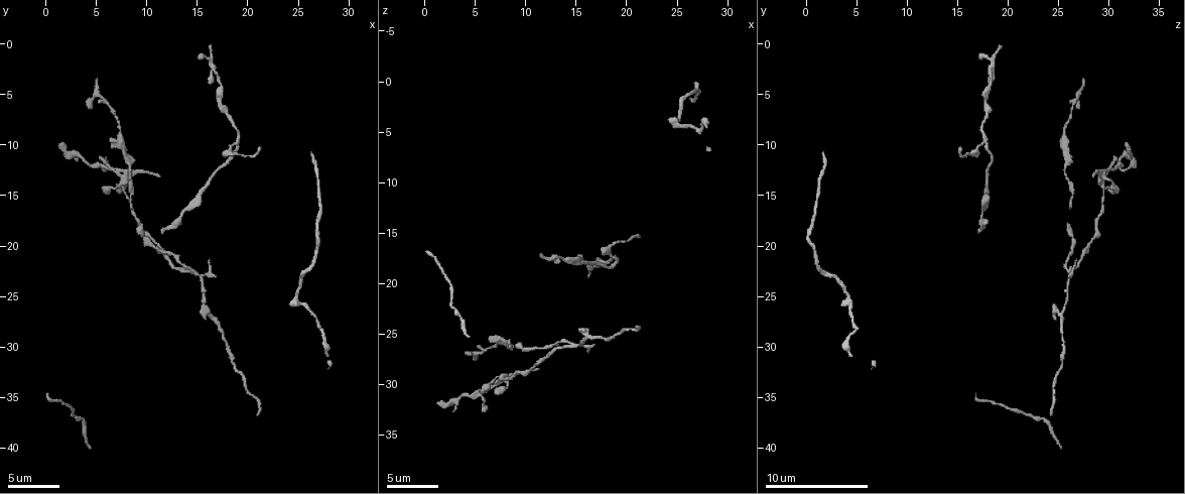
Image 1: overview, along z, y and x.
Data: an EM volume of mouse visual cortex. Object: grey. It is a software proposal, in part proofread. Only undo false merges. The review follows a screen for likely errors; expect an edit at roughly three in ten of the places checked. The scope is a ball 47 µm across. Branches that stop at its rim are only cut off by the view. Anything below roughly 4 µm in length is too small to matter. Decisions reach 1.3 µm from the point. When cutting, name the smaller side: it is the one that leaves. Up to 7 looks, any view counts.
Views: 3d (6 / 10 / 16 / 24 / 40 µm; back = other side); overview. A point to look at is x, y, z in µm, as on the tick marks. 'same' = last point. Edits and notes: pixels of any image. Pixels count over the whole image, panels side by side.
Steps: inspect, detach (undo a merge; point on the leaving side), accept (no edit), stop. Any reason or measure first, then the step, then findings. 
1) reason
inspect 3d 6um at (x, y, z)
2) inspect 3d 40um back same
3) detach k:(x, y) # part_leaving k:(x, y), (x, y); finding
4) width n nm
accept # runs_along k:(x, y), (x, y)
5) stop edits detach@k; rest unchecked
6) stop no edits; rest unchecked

a fork
inspect 3d 6um at (16.4, 27.0, 25.4)

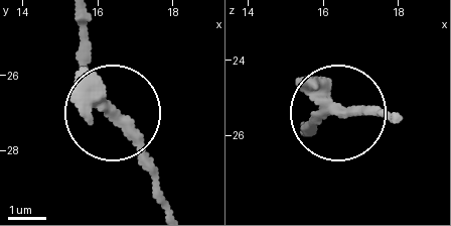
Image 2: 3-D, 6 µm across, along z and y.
arms 3
accept # one neuron here

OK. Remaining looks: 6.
two arms in line, one across
inspect 3d 10um at (14.6, 22.6, 26.0)

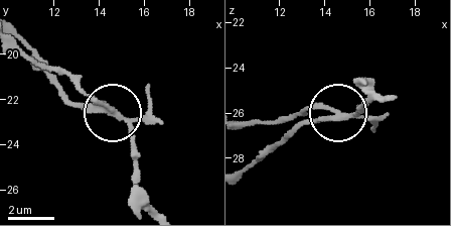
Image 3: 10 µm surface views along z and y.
width 230 nm
detach 3:(148, 98) # part_leaving 3:(116, 114), (95, 114), (71, 102), (20, 38); a second neuron is stuck on

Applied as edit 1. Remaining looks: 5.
inspect overview

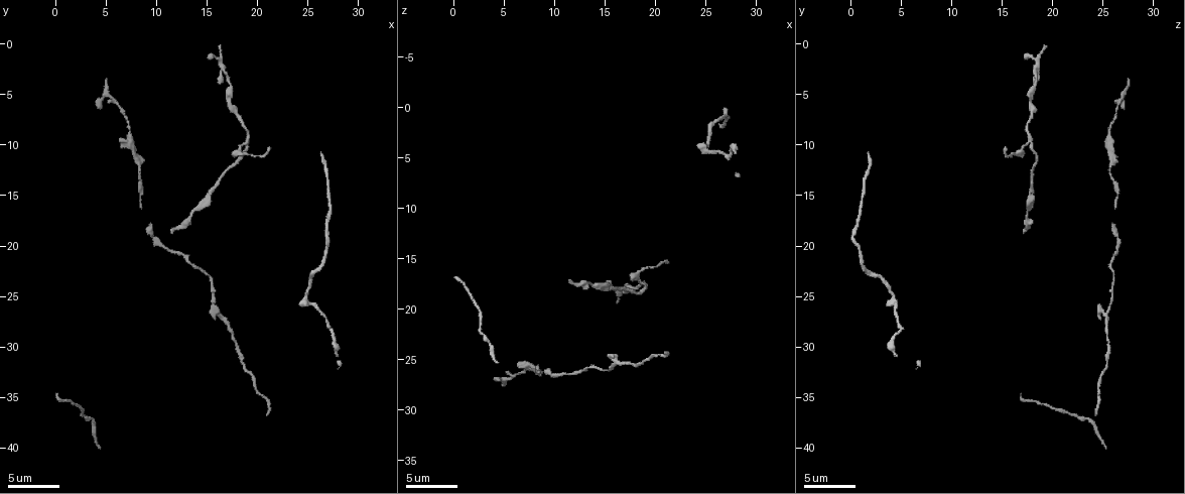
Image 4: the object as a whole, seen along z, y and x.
inspect 3d 10um at (15.2, 15.0, 18.0)

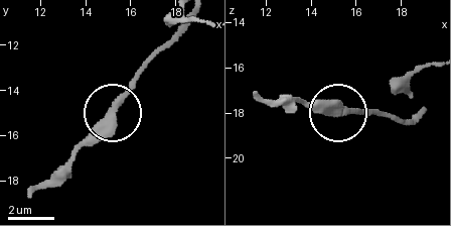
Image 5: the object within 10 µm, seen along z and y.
inspect 3d 10um back at (15.2, 15.1, 17.8)

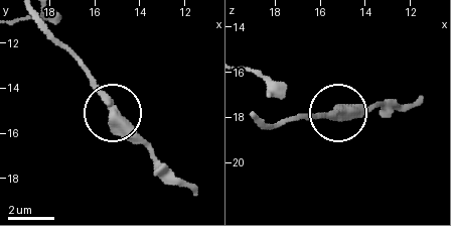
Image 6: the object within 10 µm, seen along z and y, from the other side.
width 390 nm
accept # all the same neuron

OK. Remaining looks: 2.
stop edits detach@3; rest unchecked

